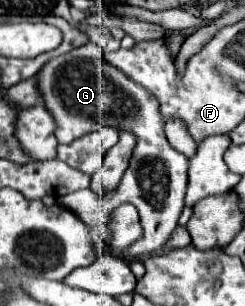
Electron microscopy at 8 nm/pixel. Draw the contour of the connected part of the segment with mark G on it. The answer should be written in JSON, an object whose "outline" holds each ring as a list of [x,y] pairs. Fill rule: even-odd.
{"outline":[[[85,44],[81,48],[73,48],[71,52],[57,56],[49,60],[39,72],[37,72],[37,88],[43,98],[45,108],[55,120],[55,136],[59,142],[69,144],[71,140],[81,138],[83,134],[97,130],[101,126],[115,126],[117,130],[127,130],[135,134],[137,144],[133,148],[131,164],[119,182],[117,190],[105,200],[101,200],[101,210],[97,210],[97,218],[105,214],[105,234],[99,230],[95,232],[99,240],[109,246],[111,232],[109,232],[109,222],[111,222],[111,212],[121,206],[121,204],[133,204],[139,210],[139,222],[143,228],[143,236],[135,240],[127,250],[125,258],[139,258],[139,256],[149,256],[151,252],[157,252],[171,236],[171,232],[177,228],[181,210],[183,210],[183,200],[185,200],[185,190],[187,190],[187,168],[189,160],[177,152],[175,148],[169,146],[163,126],[165,120],[159,110],[157,98],[141,84],[133,82],[125,72],[115,68],[105,60],[105,54],[99,52],[95,58],[91,56],[91,46],[95,44]]]}

